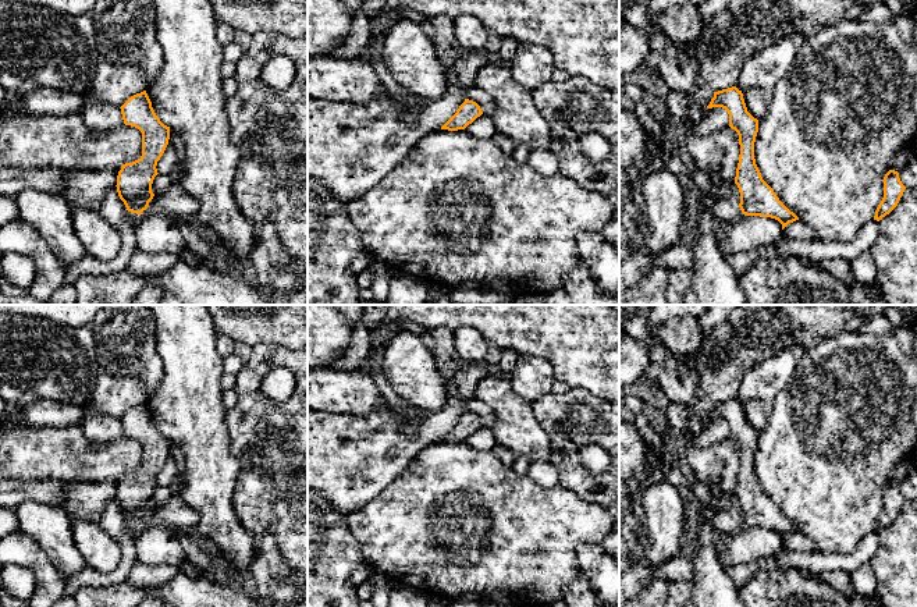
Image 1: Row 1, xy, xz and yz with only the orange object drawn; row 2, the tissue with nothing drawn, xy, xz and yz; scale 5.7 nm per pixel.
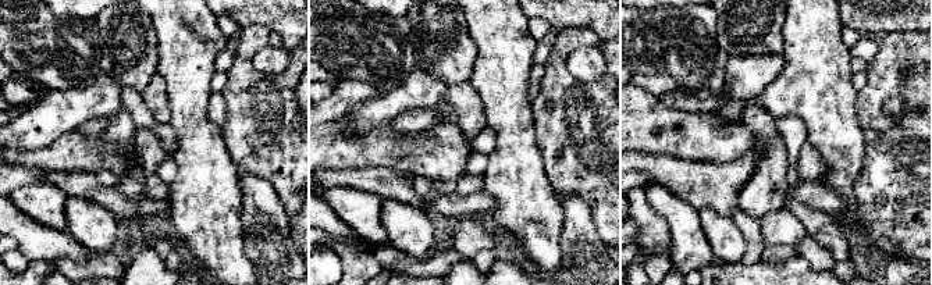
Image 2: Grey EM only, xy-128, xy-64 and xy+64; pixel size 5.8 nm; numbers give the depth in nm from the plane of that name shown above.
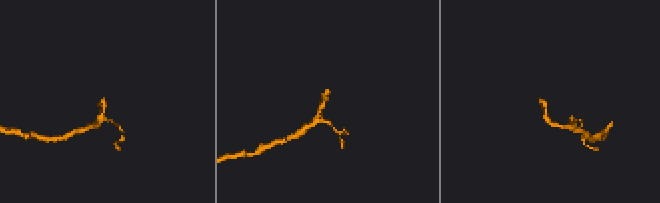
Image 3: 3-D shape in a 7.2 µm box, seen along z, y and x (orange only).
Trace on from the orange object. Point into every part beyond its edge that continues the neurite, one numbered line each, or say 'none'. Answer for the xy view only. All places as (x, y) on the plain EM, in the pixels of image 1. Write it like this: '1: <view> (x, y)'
none

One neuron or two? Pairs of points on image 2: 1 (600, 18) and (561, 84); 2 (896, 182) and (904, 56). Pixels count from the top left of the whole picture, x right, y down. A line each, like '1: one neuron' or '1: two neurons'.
1: two neurons
2: one neuron

